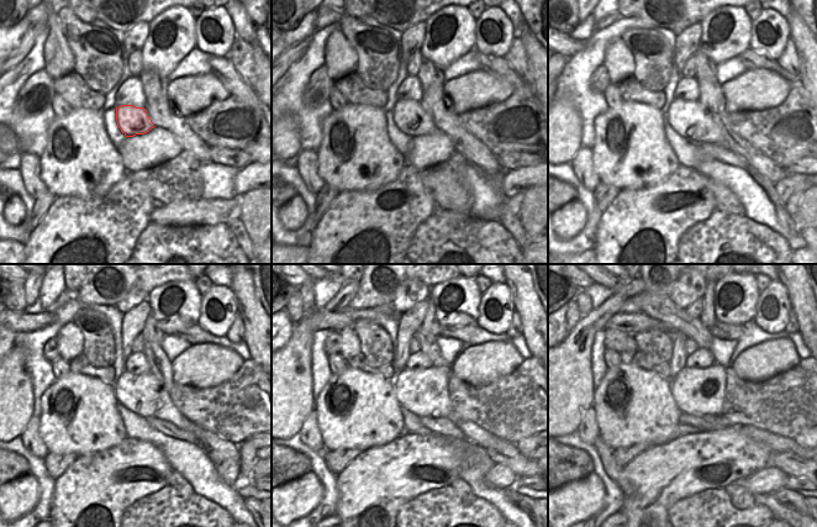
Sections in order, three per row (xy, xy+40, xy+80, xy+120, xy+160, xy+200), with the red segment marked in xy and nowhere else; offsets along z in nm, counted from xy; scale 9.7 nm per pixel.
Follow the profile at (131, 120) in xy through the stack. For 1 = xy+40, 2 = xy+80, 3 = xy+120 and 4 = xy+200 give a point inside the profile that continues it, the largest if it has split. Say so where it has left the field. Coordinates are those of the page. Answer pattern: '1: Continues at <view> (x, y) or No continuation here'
1: Continues at xy+40 (410, 117)
2: Continues at xy+80 (688, 117)
3: Continues at xy+120 (145, 395)
4: Continues at xy+200 (696, 391)

